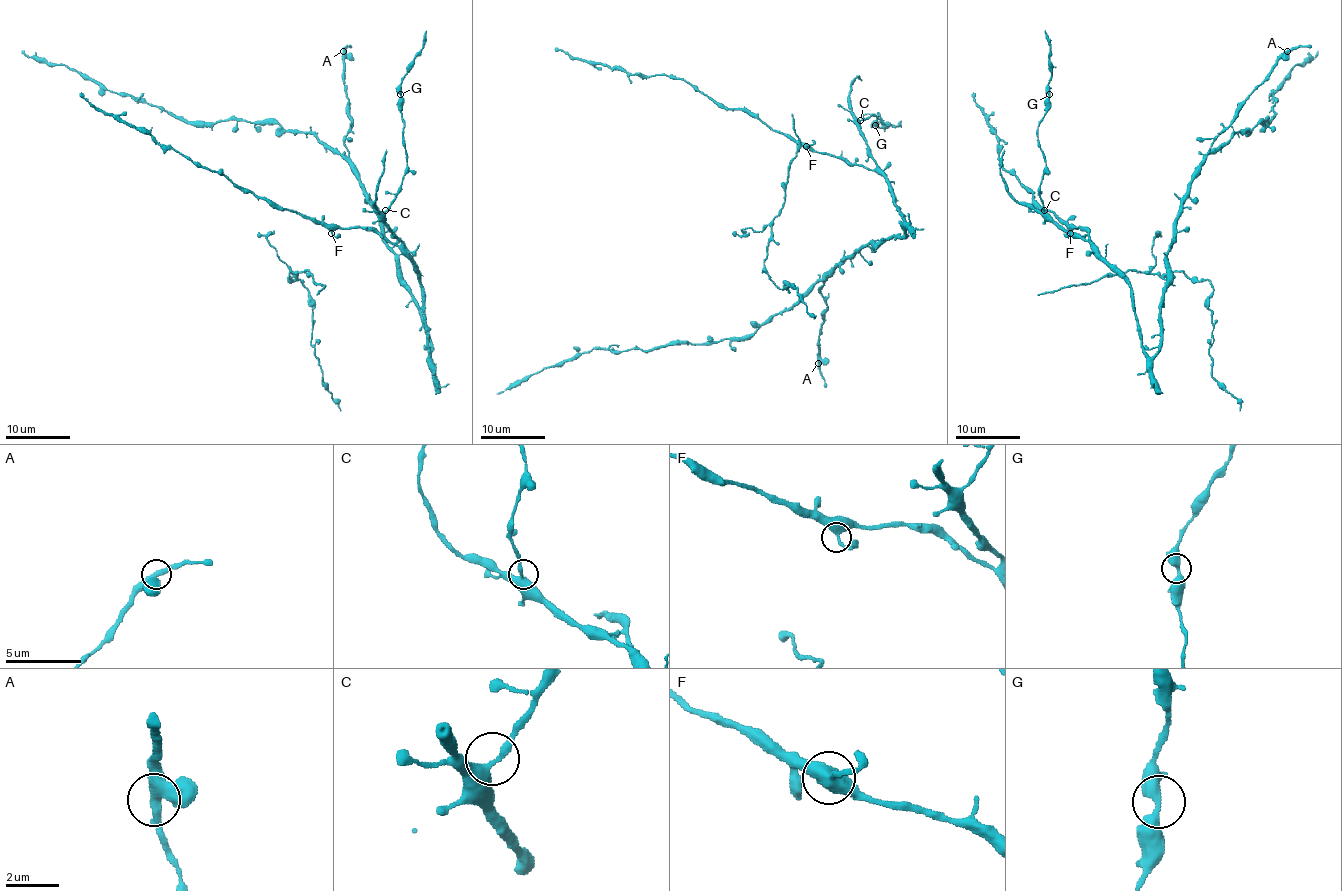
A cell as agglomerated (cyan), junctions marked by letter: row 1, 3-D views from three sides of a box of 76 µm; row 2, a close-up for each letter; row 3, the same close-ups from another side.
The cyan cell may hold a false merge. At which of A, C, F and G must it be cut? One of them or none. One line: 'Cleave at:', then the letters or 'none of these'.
Cleave at: none of these

